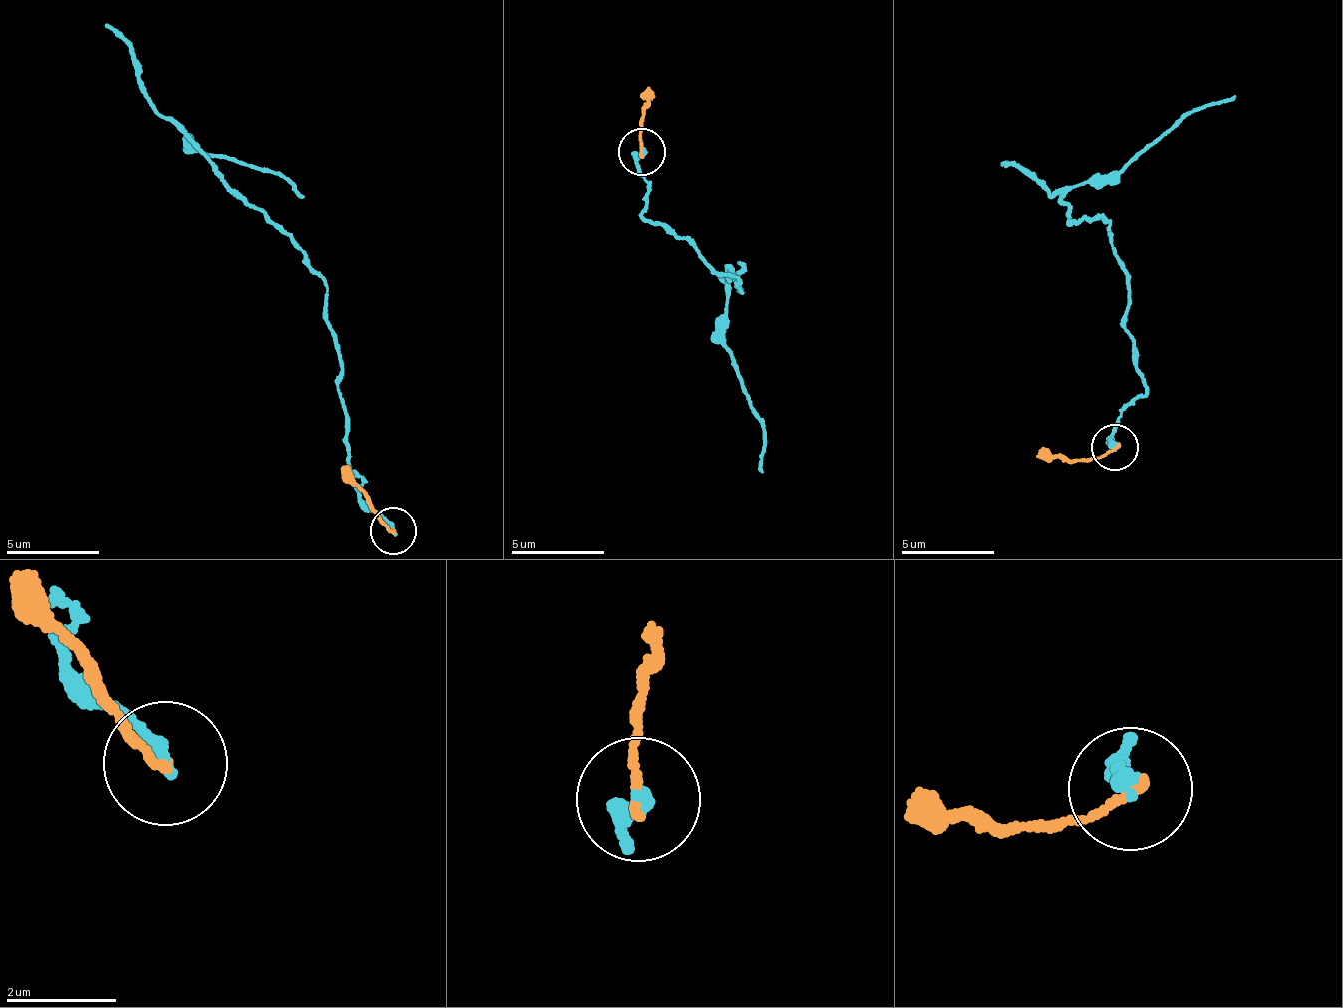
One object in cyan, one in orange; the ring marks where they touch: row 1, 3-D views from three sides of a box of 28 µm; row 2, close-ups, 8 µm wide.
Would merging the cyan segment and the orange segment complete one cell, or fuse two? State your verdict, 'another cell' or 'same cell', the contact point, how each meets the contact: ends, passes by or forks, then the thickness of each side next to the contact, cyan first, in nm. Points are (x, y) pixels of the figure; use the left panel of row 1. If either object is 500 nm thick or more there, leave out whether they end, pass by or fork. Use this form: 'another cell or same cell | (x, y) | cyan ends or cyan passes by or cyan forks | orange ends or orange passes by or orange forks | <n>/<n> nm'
another cell | (393, 530) | cyan ends | orange ends | 280/180 nm

